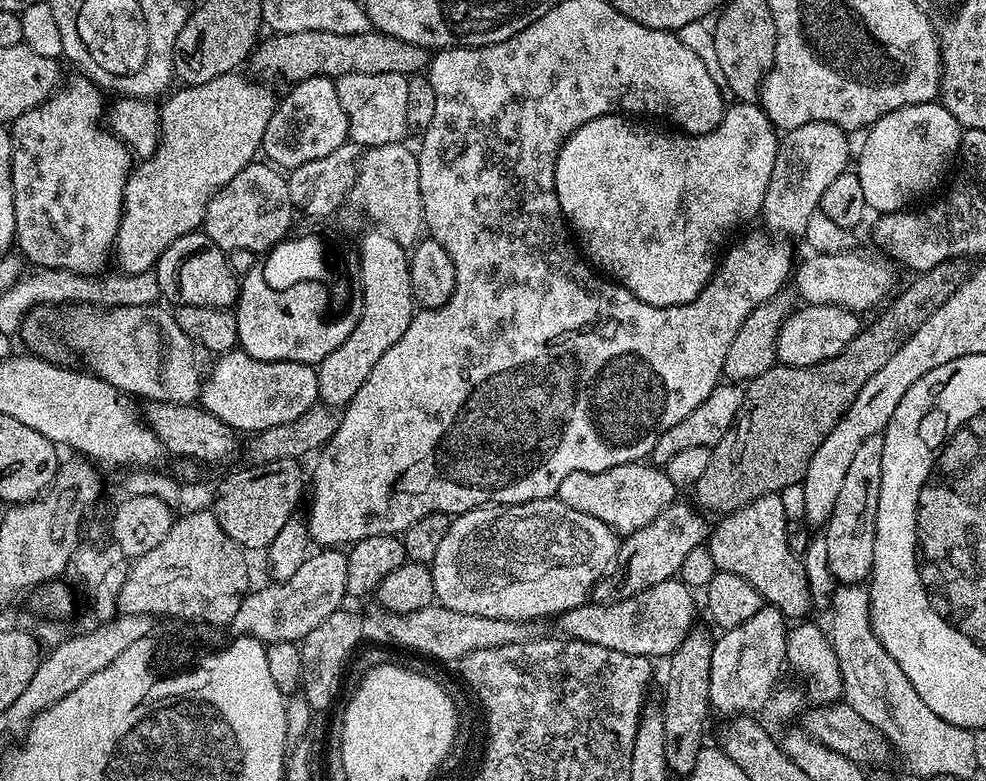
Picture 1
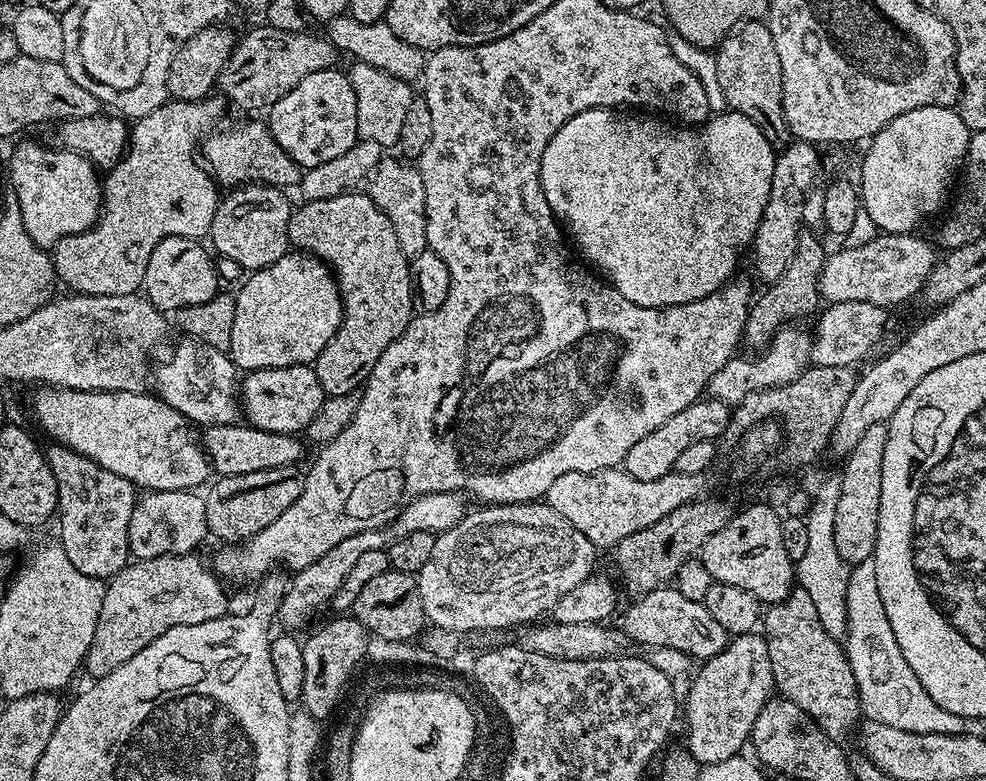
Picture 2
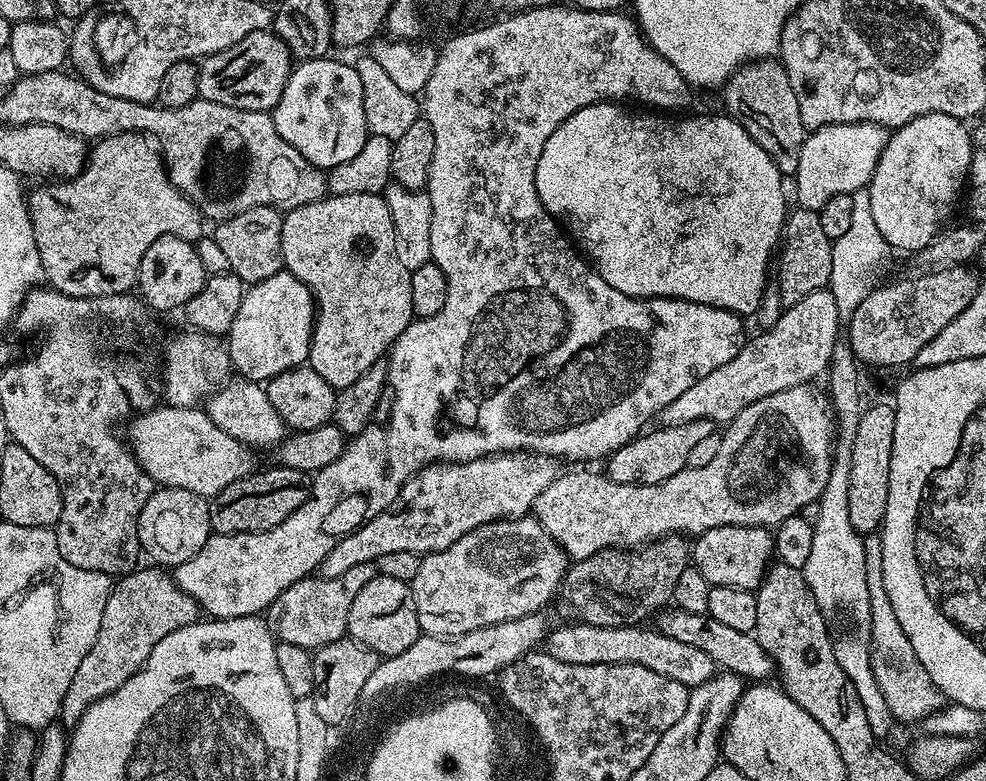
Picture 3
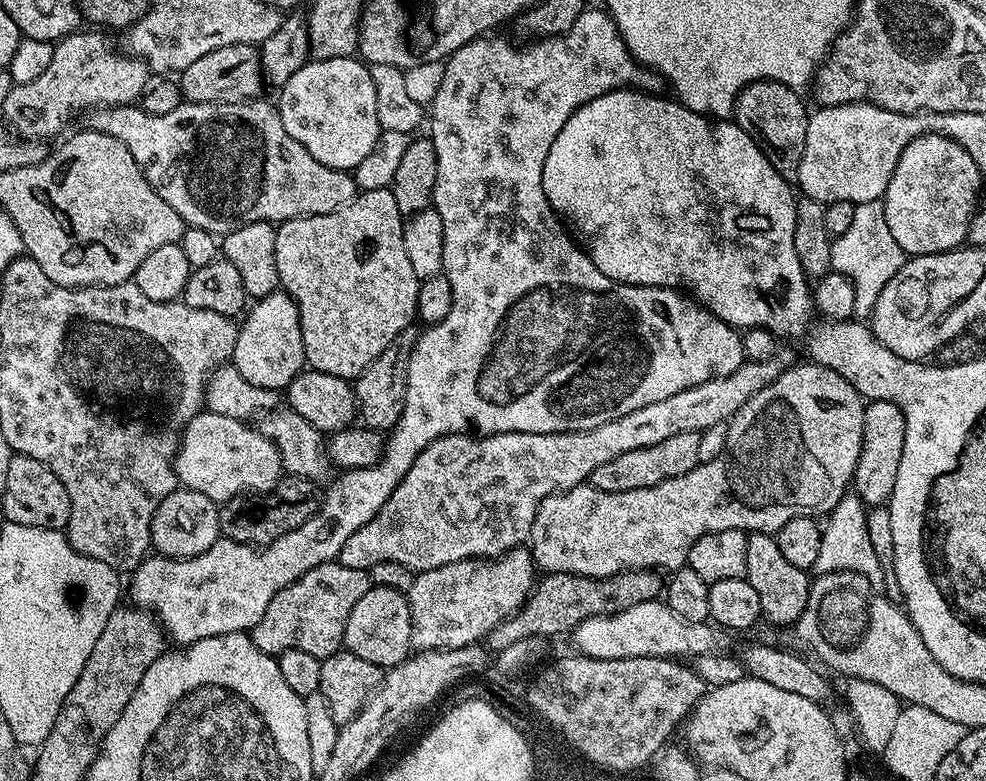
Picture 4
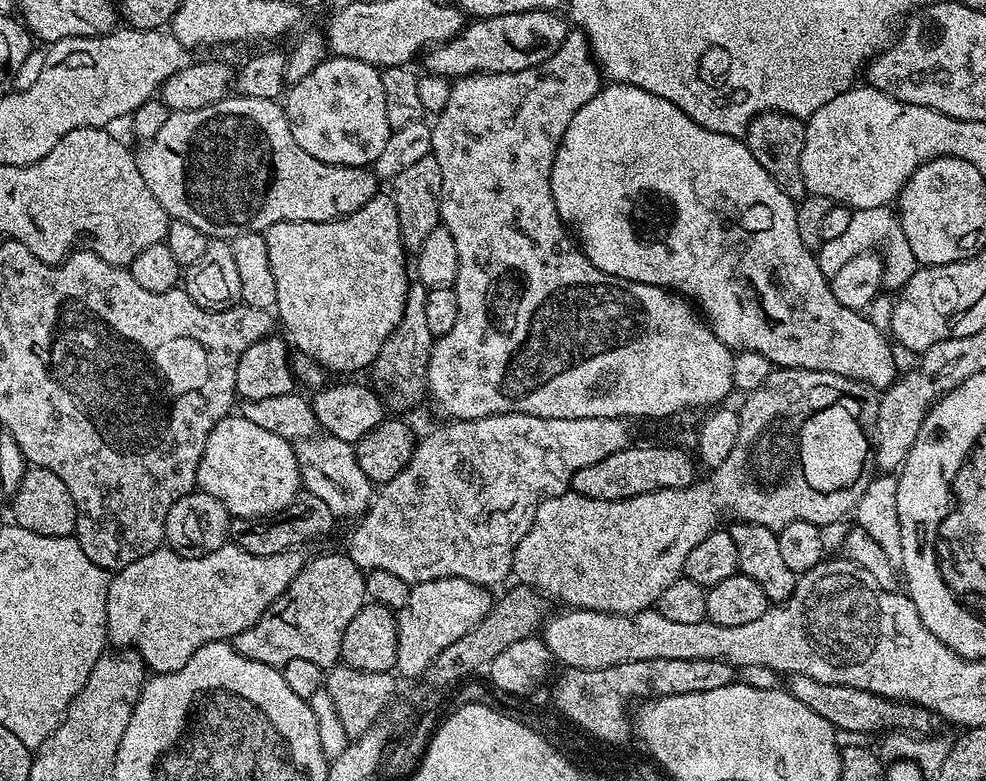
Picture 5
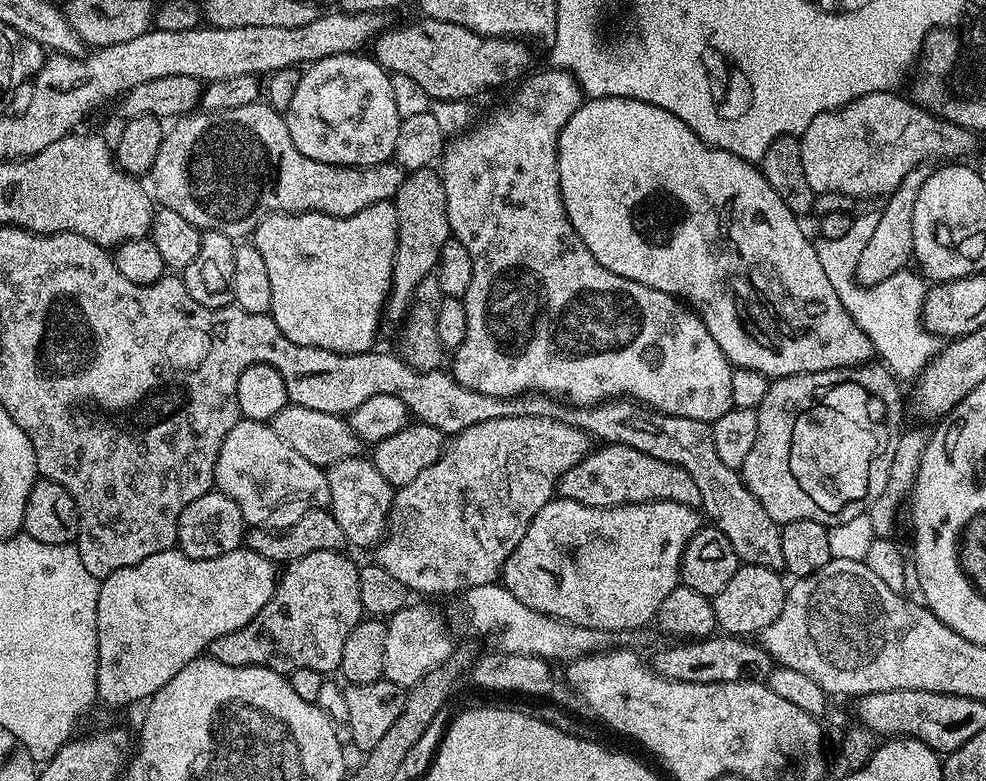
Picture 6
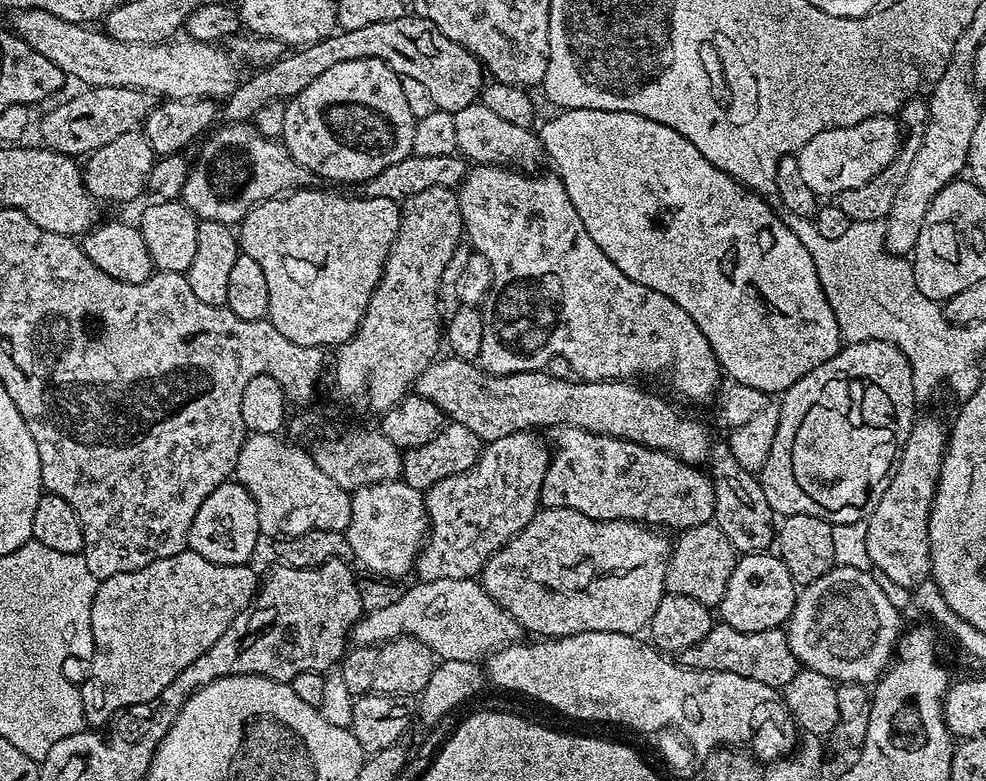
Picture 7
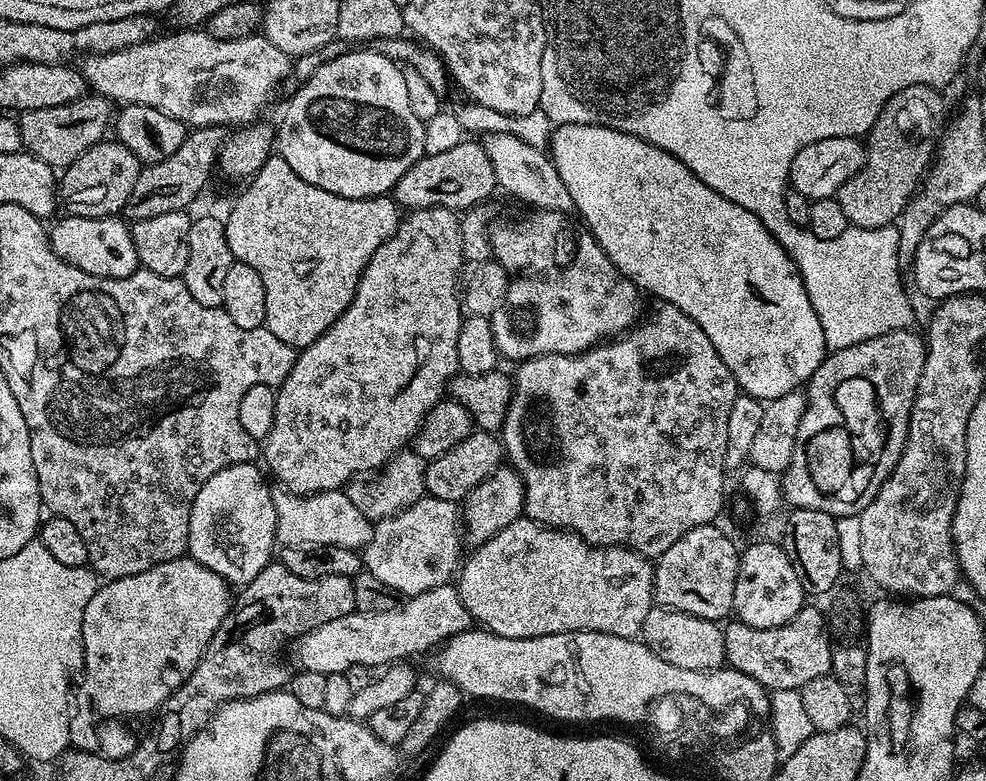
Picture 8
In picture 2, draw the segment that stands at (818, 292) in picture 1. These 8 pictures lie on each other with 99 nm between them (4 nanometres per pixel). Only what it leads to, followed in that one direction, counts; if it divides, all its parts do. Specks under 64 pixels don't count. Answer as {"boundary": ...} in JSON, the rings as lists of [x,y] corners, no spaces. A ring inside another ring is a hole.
{"boundary":[[[886,232],[862,246],[844,246],[841,252],[832,252],[822,266],[819,295],[828,304],[870,302],[892,310],[895,304],[919,293],[930,270],[937,264],[938,252],[933,241],[929,240],[911,232]]]}

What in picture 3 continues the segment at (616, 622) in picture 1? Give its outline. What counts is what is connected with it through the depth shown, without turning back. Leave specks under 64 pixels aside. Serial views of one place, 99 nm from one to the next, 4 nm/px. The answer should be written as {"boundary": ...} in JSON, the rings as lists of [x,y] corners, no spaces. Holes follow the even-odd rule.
{"boundary":[[[675,606],[661,611],[658,616],[659,620],[659,631],[664,632],[670,638],[678,638],[678,642],[687,642],[690,646],[698,646],[698,650],[706,650],[706,654],[714,658],[717,669],[735,672],[737,676],[743,676],[750,682],[764,682],[769,679],[768,675],[773,675],[774,665],[770,654],[762,650],[762,646],[751,632],[733,630],[731,626],[718,622],[718,618],[709,616],[707,612],[690,614]]]}

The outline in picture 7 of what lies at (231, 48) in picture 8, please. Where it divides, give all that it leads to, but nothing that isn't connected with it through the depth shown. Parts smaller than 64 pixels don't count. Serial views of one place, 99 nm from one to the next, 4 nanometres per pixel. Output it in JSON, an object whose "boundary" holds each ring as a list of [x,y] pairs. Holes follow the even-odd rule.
{"boundary":[[[16,10],[11,13],[12,25],[10,25],[11,31],[20,39],[24,40],[34,50],[38,50],[38,54],[42,54],[42,58],[50,58],[50,62],[54,62],[54,66],[58,66],[58,70],[64,72],[65,77],[71,78],[72,76],[76,80],[81,80],[84,86],[88,88],[133,88],[139,92],[148,93],[152,98],[163,98],[165,101],[171,100],[215,100],[217,102],[223,101],[225,98],[231,96],[234,89],[236,89],[238,83],[238,75],[236,76],[236,68],[232,65],[234,63],[231,55],[227,56],[219,52],[215,43],[204,43],[202,41],[194,41],[189,38],[176,38],[166,44],[148,44],[148,45],[130,45],[126,42],[115,41],[114,38],[107,35],[104,30],[98,30],[95,32],[95,27],[85,26],[82,24],[71,24],[65,20],[60,20],[56,16],[52,16],[48,12],[37,12],[35,10]]]}

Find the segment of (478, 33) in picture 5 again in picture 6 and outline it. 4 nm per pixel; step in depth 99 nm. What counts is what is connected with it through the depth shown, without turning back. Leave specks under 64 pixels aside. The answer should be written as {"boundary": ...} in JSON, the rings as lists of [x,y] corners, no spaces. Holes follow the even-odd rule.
{"boundary":[[[419,18],[413,24],[400,24],[397,28],[385,27],[371,45],[371,55],[387,68],[389,73],[406,74],[406,78],[414,78],[422,90],[433,100],[468,100],[479,92],[488,92],[491,88],[500,88],[503,84],[519,81],[533,67],[532,52],[529,45],[520,38],[506,36],[480,36],[474,30],[466,30],[466,26],[458,26],[454,22]]]}

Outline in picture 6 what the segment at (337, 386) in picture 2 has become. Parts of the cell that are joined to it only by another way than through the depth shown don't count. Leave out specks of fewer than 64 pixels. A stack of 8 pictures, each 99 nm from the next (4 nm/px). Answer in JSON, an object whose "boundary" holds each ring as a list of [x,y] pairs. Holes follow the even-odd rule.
{"boundary":[[[391,200],[378,202],[374,206],[366,206],[366,210],[358,210],[358,214],[349,216],[331,216],[325,212],[273,212],[261,219],[256,231],[252,233],[251,243],[256,245],[258,254],[266,261],[266,274],[270,277],[270,298],[272,299],[272,320],[298,346],[314,346],[322,350],[330,350],[338,354],[358,354],[367,352],[376,340],[376,331],[380,328],[380,316],[385,315],[388,303],[388,293],[392,291],[392,267],[396,253],[398,238],[398,214],[396,205]]]}

